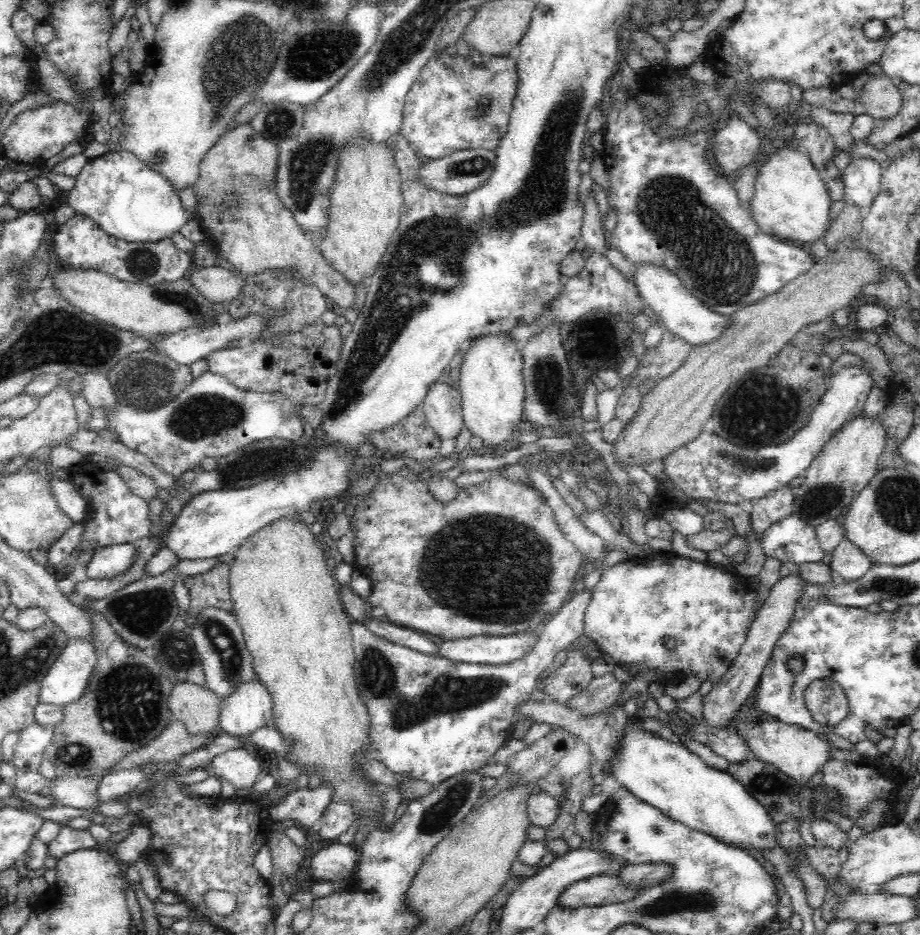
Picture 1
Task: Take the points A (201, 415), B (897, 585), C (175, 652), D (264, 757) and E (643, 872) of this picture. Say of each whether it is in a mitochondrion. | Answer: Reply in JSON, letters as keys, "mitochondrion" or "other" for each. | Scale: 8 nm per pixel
{"A":"mitochondrion","B":"mitochondrion","C":"mitochondrion","D":"other","E":"other"}

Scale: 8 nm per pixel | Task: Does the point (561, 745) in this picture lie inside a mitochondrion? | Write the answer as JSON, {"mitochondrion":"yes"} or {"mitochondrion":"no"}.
{"mitochondrion":"no"}

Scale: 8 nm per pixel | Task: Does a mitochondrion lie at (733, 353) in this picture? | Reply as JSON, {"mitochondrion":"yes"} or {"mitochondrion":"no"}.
{"mitochondrion":"no"}

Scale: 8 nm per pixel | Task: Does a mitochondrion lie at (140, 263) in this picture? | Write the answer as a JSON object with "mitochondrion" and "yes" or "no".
{"mitochondrion":"yes"}

